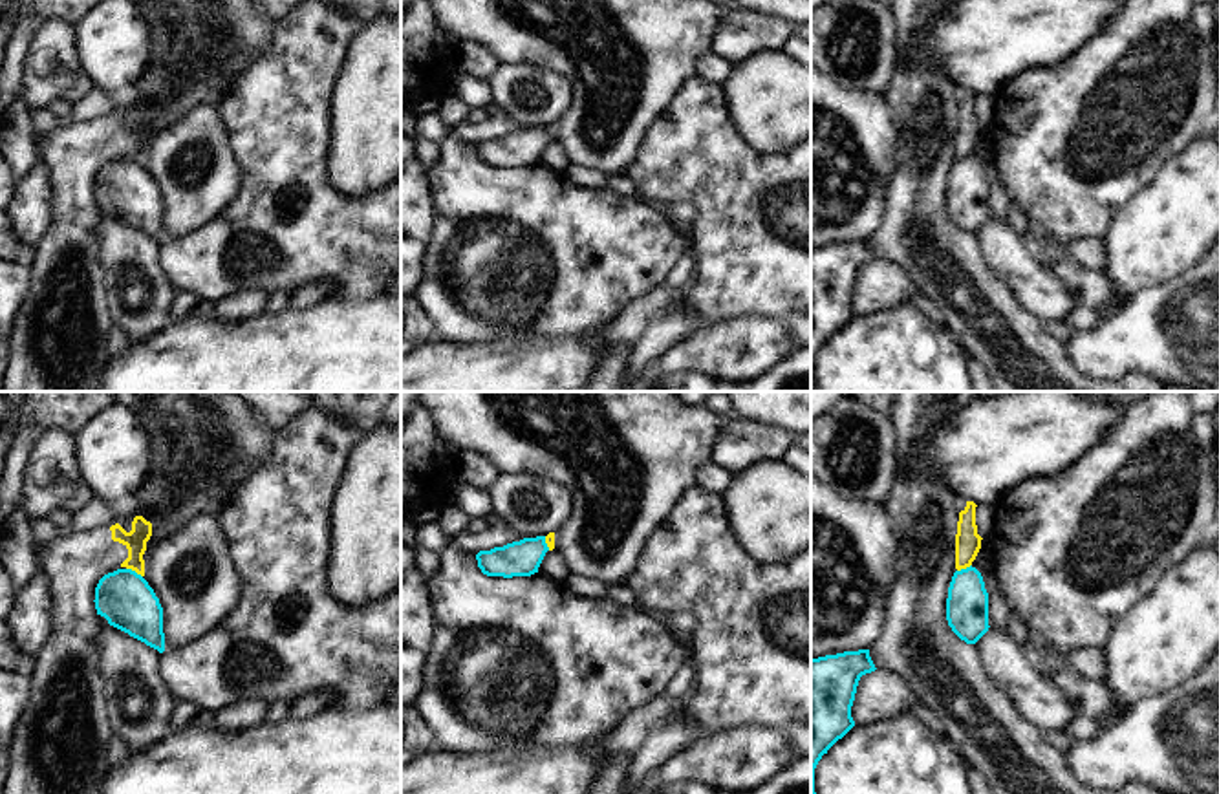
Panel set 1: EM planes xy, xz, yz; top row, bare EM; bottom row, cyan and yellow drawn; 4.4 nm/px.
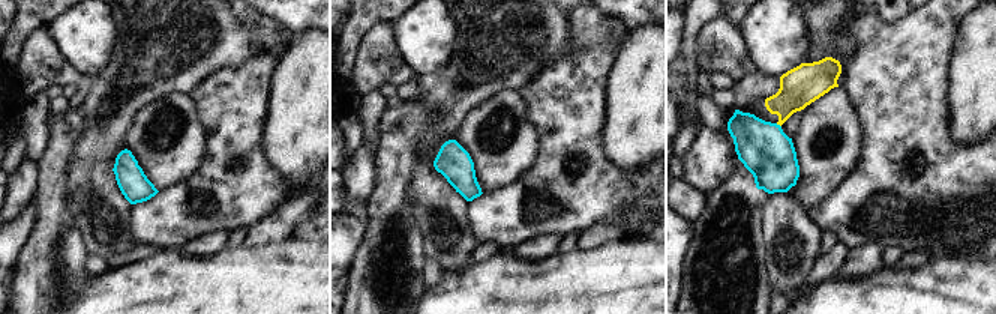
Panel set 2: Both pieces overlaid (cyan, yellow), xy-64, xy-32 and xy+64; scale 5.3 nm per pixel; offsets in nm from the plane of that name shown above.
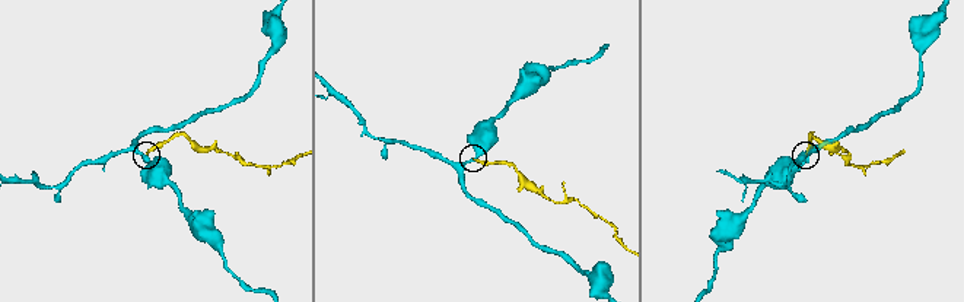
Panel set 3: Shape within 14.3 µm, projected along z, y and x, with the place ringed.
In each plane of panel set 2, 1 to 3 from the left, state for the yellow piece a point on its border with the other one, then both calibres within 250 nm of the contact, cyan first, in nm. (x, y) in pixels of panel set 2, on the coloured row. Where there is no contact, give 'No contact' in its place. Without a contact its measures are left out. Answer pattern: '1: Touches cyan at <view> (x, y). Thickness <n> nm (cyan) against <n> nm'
1: No contact
2: No contact
3: Touches cyan at xy+64 (779, 125). Thickness 280 nm (cyan) against 200 nm

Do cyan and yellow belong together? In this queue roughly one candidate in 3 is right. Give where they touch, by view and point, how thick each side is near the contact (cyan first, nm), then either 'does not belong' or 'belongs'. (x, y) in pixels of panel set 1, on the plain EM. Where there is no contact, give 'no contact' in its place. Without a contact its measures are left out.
contact xy (134, 161); calibres 240 and 100 nm; does not belong

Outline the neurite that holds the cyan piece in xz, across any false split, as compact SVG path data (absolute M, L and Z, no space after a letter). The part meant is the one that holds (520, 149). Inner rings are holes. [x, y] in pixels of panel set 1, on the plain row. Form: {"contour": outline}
{"contour": "M536 126L494 137L491 141L480 141L476 150L478 157L487 166L531 166L538 163L547 141L545 126Z"}

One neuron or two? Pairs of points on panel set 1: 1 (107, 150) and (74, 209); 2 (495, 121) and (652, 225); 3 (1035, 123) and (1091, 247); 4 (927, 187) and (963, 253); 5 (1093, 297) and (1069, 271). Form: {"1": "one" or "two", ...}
{"1": "one", "2": "two", "3": "two", "4": "one", "5": "one"}

